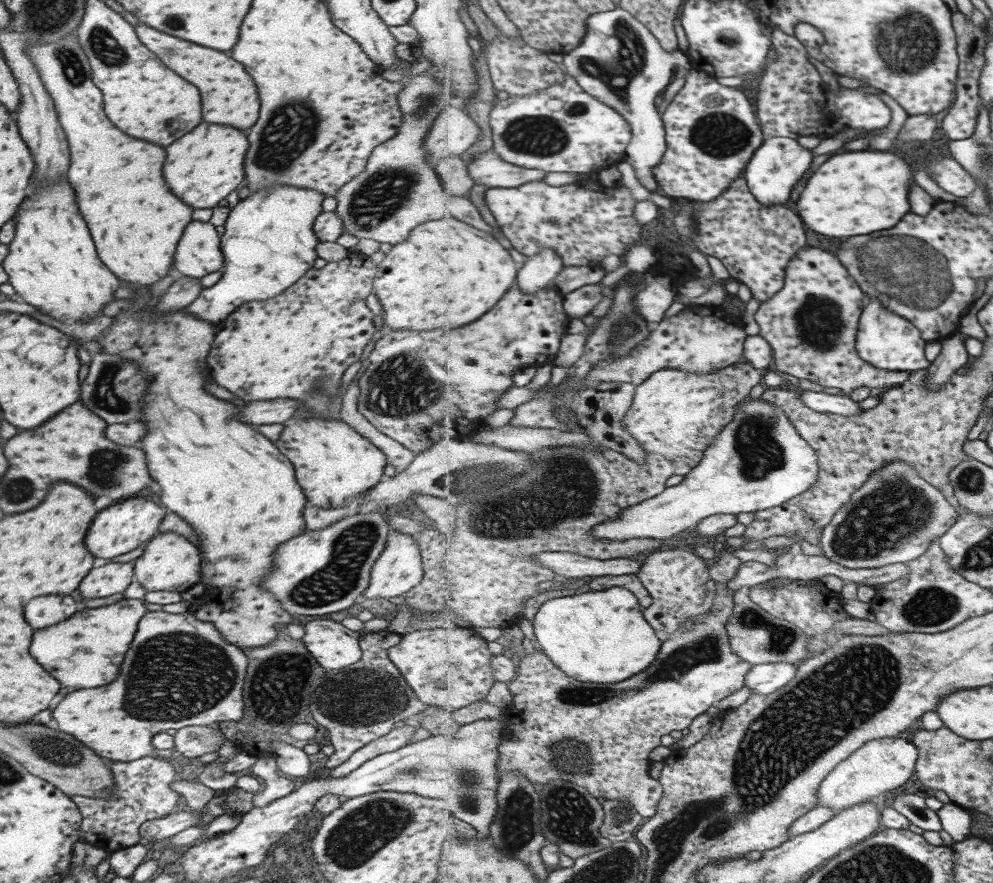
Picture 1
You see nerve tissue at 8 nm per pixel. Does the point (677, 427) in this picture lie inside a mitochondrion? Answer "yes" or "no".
no

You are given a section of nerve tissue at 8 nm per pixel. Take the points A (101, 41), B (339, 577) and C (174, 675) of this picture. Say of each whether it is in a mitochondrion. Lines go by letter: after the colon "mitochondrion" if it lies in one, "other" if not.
A: mitochondrion
B: mitochondrion
C: mitochondrion

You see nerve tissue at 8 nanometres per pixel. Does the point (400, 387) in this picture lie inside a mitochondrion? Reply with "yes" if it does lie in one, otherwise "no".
yes

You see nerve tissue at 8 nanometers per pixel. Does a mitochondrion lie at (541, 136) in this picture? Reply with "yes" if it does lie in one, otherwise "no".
yes

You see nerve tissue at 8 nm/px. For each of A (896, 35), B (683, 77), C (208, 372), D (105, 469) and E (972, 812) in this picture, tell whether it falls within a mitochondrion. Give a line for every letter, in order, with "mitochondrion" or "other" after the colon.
A: mitochondrion
B: other
C: other
D: mitochondrion
E: other

